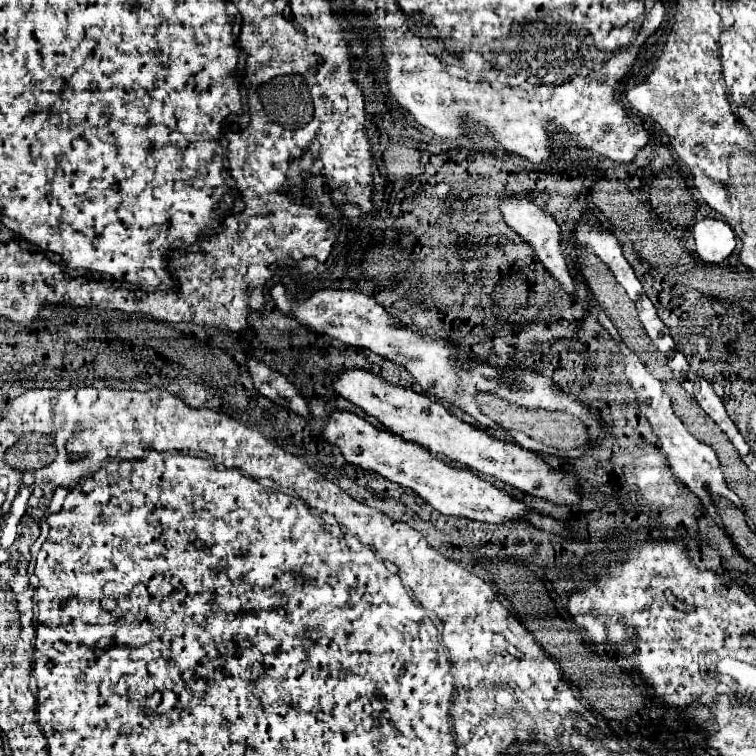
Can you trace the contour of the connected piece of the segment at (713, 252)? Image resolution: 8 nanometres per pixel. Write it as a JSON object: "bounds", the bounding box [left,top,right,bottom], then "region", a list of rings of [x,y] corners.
{"bounds":[694,219,736,263],"region":[[[702,219],[694,225],[696,255],[704,263],[722,263],[736,247],[736,237],[728,223],[718,219]]]}

